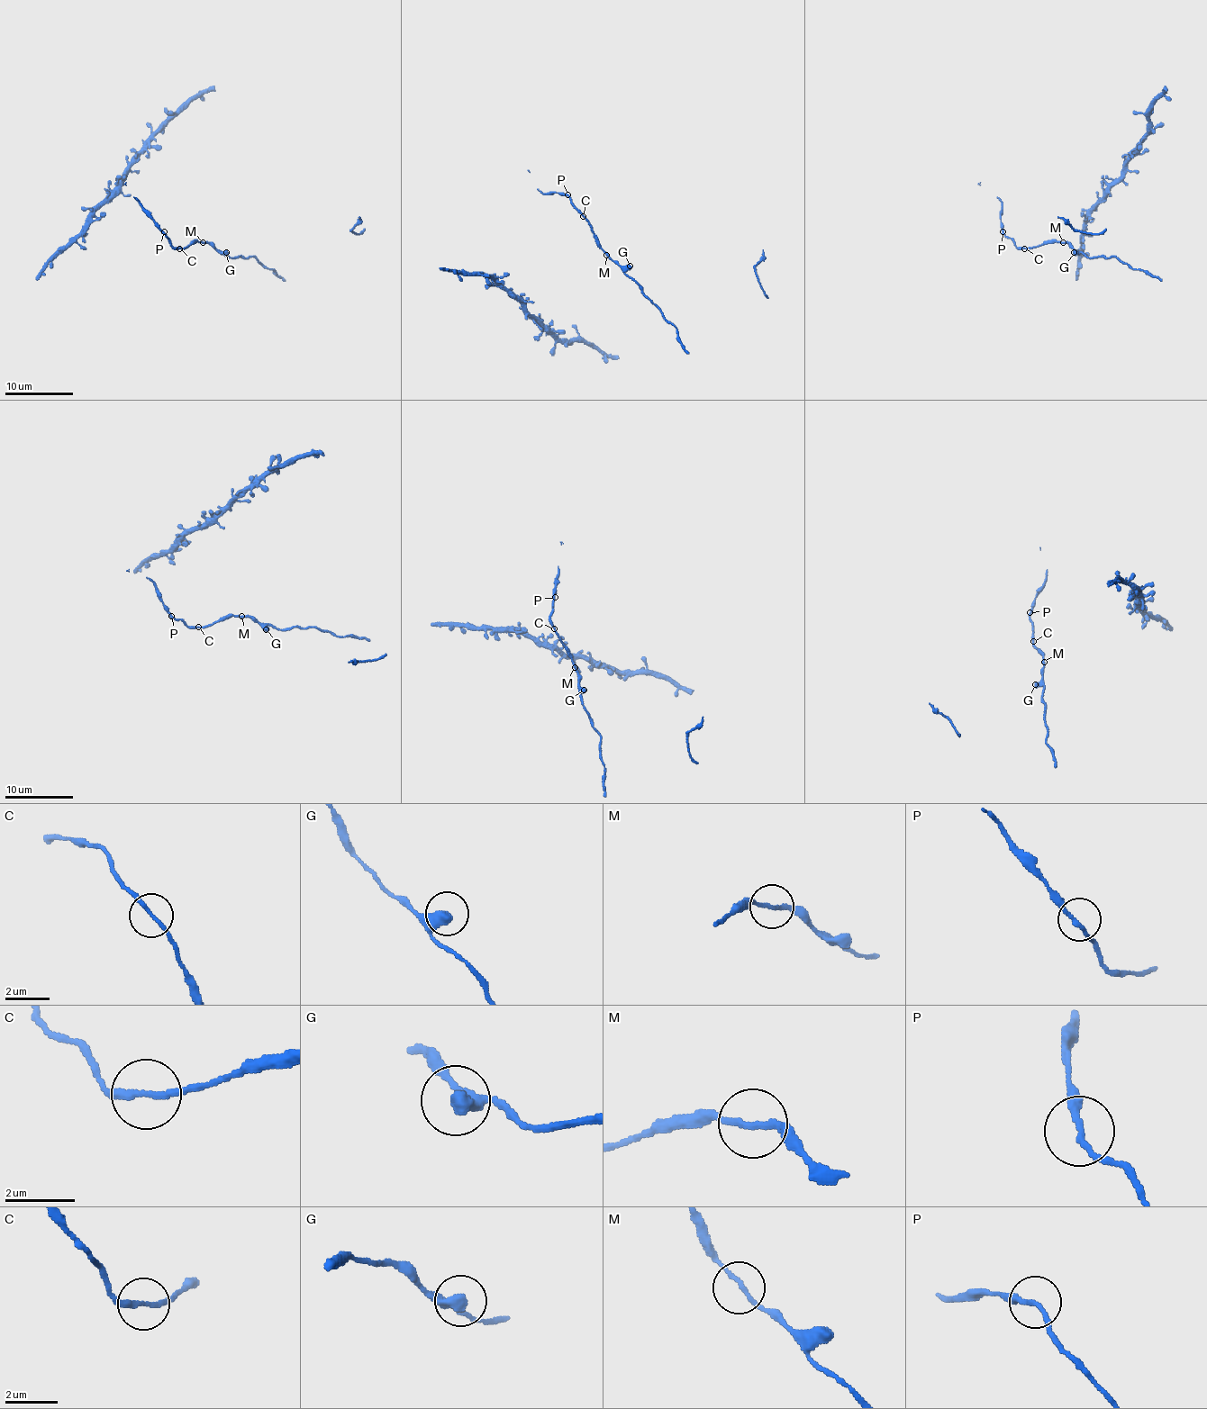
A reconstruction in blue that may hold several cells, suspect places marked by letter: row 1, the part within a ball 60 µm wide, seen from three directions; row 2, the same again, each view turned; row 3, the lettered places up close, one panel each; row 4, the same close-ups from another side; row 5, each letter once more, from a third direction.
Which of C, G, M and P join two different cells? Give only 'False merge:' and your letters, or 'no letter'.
False merge: no letter

